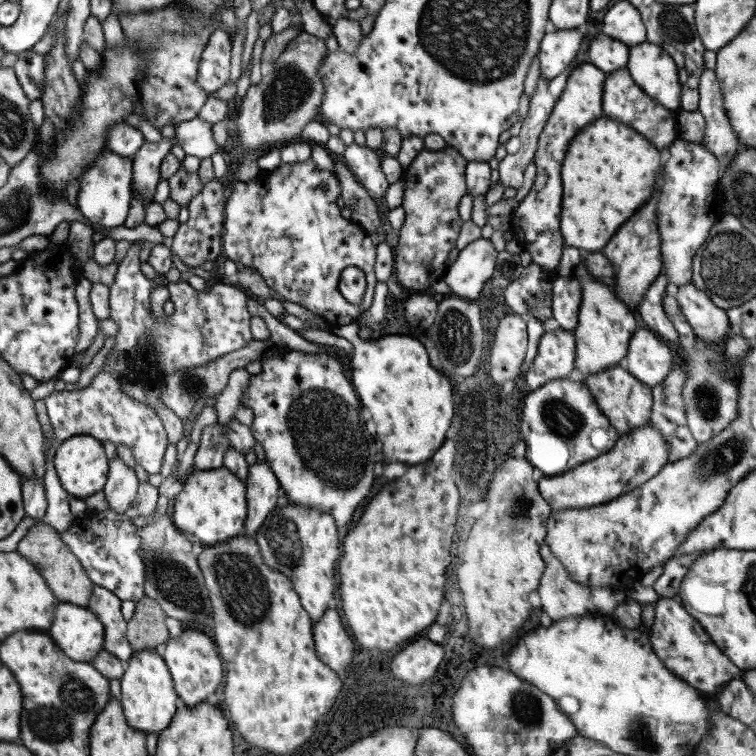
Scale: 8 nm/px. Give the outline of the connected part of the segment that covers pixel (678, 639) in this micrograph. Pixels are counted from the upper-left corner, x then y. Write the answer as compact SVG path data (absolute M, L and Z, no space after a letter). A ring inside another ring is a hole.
M659 597L654 603L653 624L650 626L648 640L657 658L677 678L696 688L703 695L718 692L733 678L738 678L738 669L721 652L720 648L705 633L705 629L681 606L674 597Z

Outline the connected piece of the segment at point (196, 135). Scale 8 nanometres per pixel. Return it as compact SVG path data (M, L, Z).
M199 117L184 120L174 126L175 137L173 139L179 144L185 155L195 156L201 161L222 151L213 140L211 125Z

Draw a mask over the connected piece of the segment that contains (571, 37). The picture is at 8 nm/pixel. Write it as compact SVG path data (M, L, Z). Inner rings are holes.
M549 28L540 40L538 48L539 77L548 81L555 78L573 60L584 35L580 28L578 30Z

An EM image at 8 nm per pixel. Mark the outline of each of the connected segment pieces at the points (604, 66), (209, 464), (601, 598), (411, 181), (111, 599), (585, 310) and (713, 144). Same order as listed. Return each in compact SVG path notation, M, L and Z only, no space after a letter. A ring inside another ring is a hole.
M597 34L587 48L588 62L604 73L626 66L629 47L609 35Z
M215 423L205 426L193 457L191 470L206 471L222 466L222 456L230 446L224 433L225 427Z
M543 542L538 550L541 560L544 562L544 569L536 588L540 596L540 608L551 620L561 620L565 617L599 617L602 615L611 616L614 608L624 600L625 593L609 586L585 586L580 582L573 582L567 574L565 567L551 554L549 547Z
M446 145L441 150L428 151L422 148L408 168L404 169L403 200L400 207L404 210L404 221L398 230L397 245L393 248L394 274L399 285L411 293L425 292L428 287L442 280L447 267L447 254L454 247L462 220L458 215L459 199L467 192L464 168L468 164L453 147Z
M93 585L86 608L101 621L104 641L102 648L119 660L129 660L132 649L125 637L126 622L119 611L120 600L106 588Z
M587 272L587 277L581 282L582 295L578 310L578 319L573 332L574 336L574 368L579 371L583 377L597 373L609 367L615 367L622 364L628 349L628 342L631 335L636 331L637 322L631 310L625 306L616 296L614 291L607 284L597 280Z
M703 68L700 72L696 110L704 118L704 137L700 144L715 156L721 174L733 162L739 144L726 117L718 80L713 70Z

